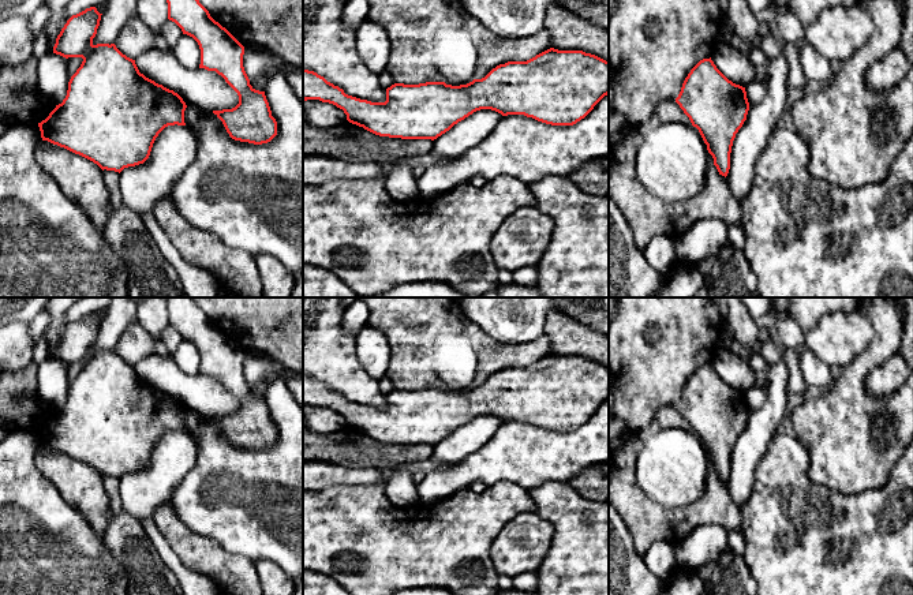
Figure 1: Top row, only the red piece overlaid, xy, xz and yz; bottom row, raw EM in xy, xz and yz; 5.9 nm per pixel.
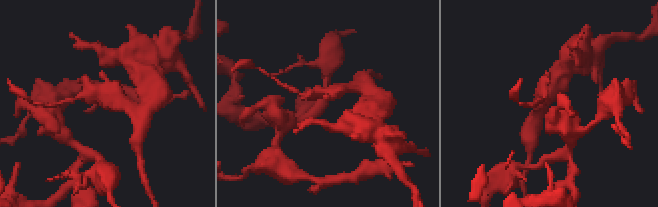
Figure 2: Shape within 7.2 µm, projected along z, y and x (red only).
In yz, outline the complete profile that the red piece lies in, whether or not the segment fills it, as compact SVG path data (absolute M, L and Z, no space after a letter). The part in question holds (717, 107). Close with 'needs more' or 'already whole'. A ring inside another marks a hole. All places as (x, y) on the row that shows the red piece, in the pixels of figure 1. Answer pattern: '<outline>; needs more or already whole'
M711 57L703 59L685 78L676 102L699 130L719 175L726 177L733 141L749 111L745 87L729 81Z; already whole

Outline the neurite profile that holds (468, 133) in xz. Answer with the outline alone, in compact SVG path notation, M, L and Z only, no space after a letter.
M476 111L434 139L431 151L441 161L457 158L487 136L501 119L502 115L495 111Z

